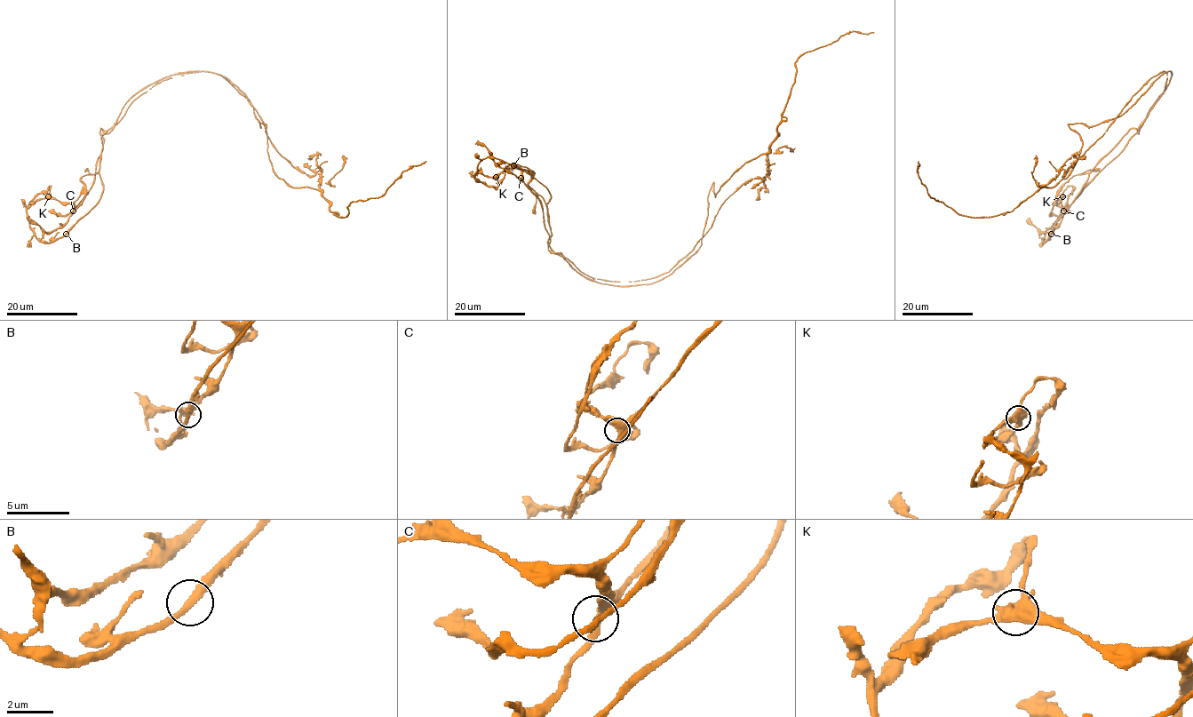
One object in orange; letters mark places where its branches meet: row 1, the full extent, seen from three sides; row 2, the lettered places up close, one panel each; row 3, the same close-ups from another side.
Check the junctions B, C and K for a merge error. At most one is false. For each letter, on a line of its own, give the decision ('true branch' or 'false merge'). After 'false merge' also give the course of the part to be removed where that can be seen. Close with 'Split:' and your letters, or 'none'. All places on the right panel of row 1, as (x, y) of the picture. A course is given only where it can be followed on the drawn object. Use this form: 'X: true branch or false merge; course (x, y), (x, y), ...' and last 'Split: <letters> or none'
B: true branch
C: true branch
K: false merge; course (1061, 197), (1053, 203), (1067, 207), (1119, 154), (1162, 95), (1166, 74), (1133, 95), (1073, 163)
Split: K

